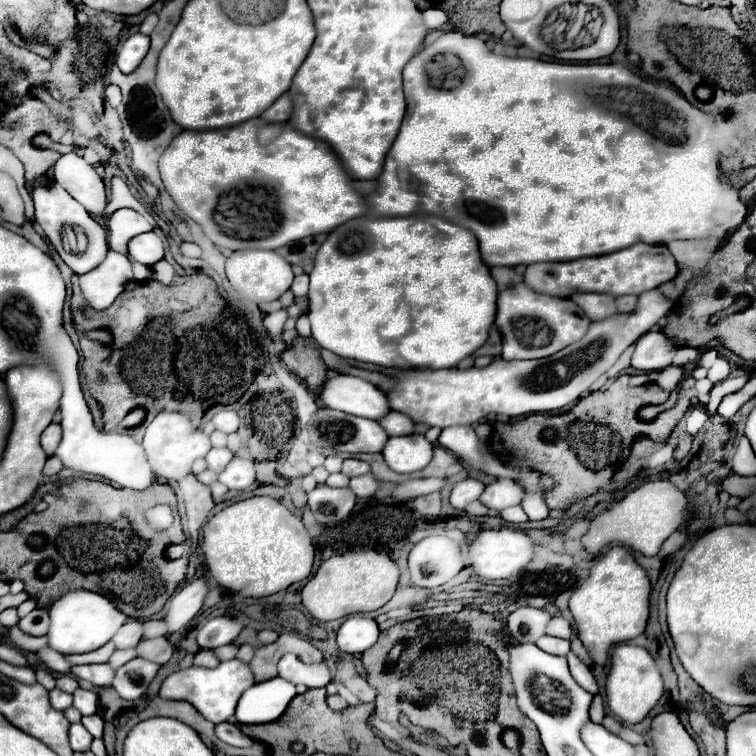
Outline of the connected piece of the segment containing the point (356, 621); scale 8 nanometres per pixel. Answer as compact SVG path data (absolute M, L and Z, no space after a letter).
M350 615L338 629L338 647L344 653L364 653L378 641L380 629L374 619L362 615Z

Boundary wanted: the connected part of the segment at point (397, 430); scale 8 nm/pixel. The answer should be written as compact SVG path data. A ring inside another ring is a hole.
M398 411L386 413L378 423L390 437L392 435L412 435L414 433L412 419L408 415L404 415L404 413L398 413Z

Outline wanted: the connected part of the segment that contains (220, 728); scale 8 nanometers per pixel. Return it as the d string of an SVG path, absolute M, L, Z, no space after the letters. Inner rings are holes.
M220 723L216 725L216 737L220 741L224 741L226 745L232 745L232 747L250 747L254 741L250 737L246 737L236 725L232 723Z

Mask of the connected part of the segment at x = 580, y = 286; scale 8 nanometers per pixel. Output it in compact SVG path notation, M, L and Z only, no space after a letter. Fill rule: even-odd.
M636 243L628 249L600 257L584 257L566 263L532 263L526 267L524 283L536 293L546 293L552 297L570 297L574 293L612 293L618 297L640 295L656 289L658 285L672 281L676 275L678 267L666 245Z

